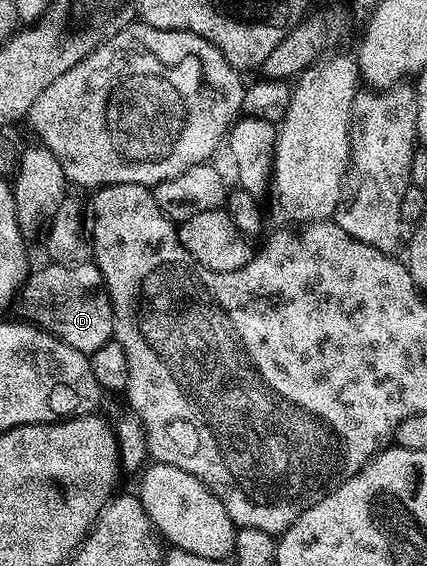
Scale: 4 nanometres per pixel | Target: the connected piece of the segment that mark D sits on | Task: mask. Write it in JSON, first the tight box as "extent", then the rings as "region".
{"extent":[18,261,113,356],"region":[[[91,261],[81,266],[47,265],[41,270],[33,269],[24,279],[18,295],[19,317],[85,356],[92,355],[98,348],[113,341],[112,301],[98,267]]]}

